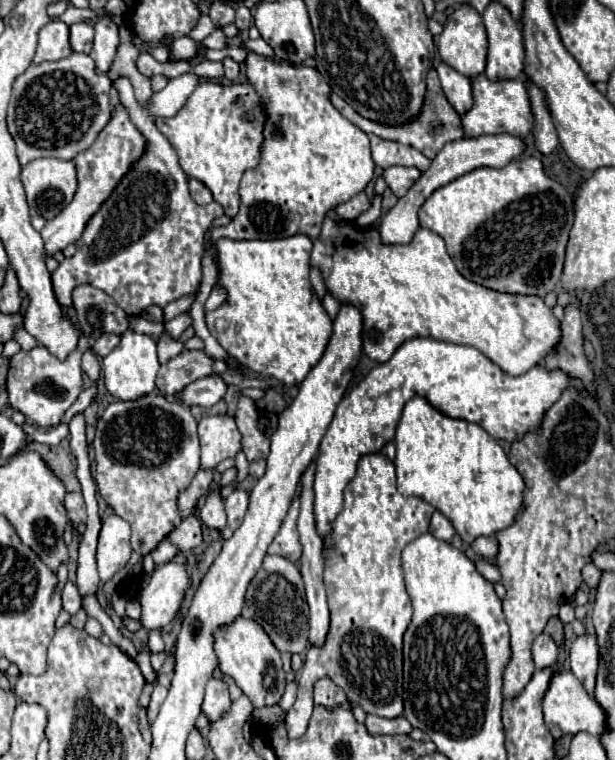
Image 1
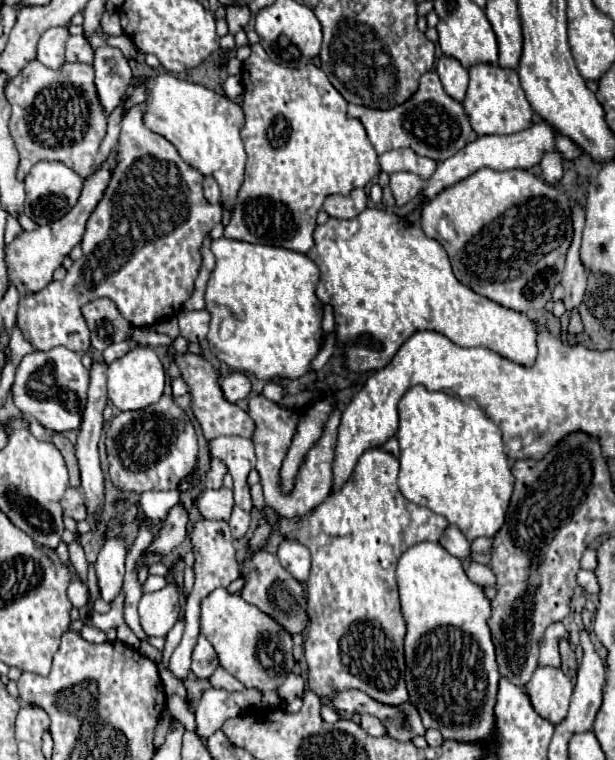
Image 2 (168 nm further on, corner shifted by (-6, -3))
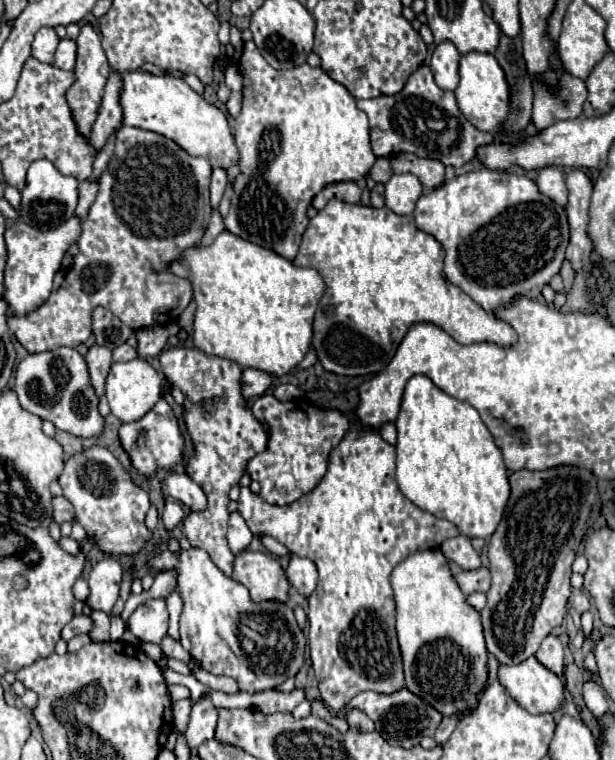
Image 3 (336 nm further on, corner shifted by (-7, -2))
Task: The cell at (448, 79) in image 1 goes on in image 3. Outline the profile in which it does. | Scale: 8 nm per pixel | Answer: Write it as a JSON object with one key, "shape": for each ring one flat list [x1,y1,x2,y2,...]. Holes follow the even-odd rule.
{"shape":[[450,41,440,43,430,59,430,67,434,71,434,79,438,87,444,87,446,91,454,91,458,87,460,75,458,75,458,65,460,65,460,53]]}

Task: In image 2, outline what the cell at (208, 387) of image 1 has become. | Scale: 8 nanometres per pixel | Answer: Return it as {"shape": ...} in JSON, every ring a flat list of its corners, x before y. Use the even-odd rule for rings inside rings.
{"shape":[[231,372,227,378,221,380,221,388,229,402,243,400,251,394,251,382,249,382,247,374,243,374,243,372]]}

